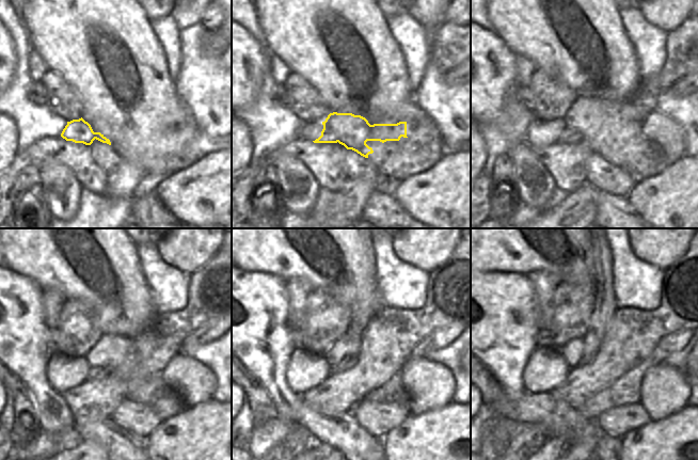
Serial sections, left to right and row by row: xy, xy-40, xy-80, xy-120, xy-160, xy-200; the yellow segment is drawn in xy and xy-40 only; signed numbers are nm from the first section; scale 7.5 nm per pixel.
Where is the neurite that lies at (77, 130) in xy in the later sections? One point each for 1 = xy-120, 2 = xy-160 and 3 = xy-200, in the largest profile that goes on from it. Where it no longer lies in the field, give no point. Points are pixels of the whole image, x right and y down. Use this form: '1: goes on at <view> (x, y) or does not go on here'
1: goes on at xy-120 (115, 353)
2: goes on at xy-160 (349, 345)
3: goes on at xy-200 (574, 351)

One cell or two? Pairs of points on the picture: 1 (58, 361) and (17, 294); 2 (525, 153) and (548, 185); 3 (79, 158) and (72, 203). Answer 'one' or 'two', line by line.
1: two
2: one
3: two

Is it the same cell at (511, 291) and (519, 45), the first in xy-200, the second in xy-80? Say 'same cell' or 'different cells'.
different cells

